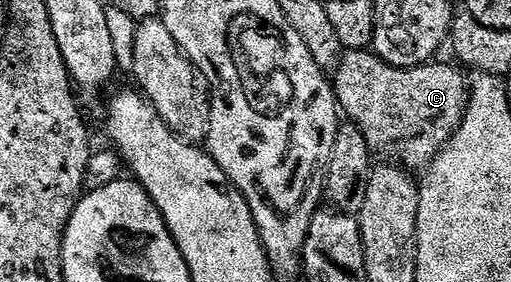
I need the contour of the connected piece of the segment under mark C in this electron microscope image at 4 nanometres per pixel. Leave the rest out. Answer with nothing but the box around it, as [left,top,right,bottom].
[332,50,468,170]

